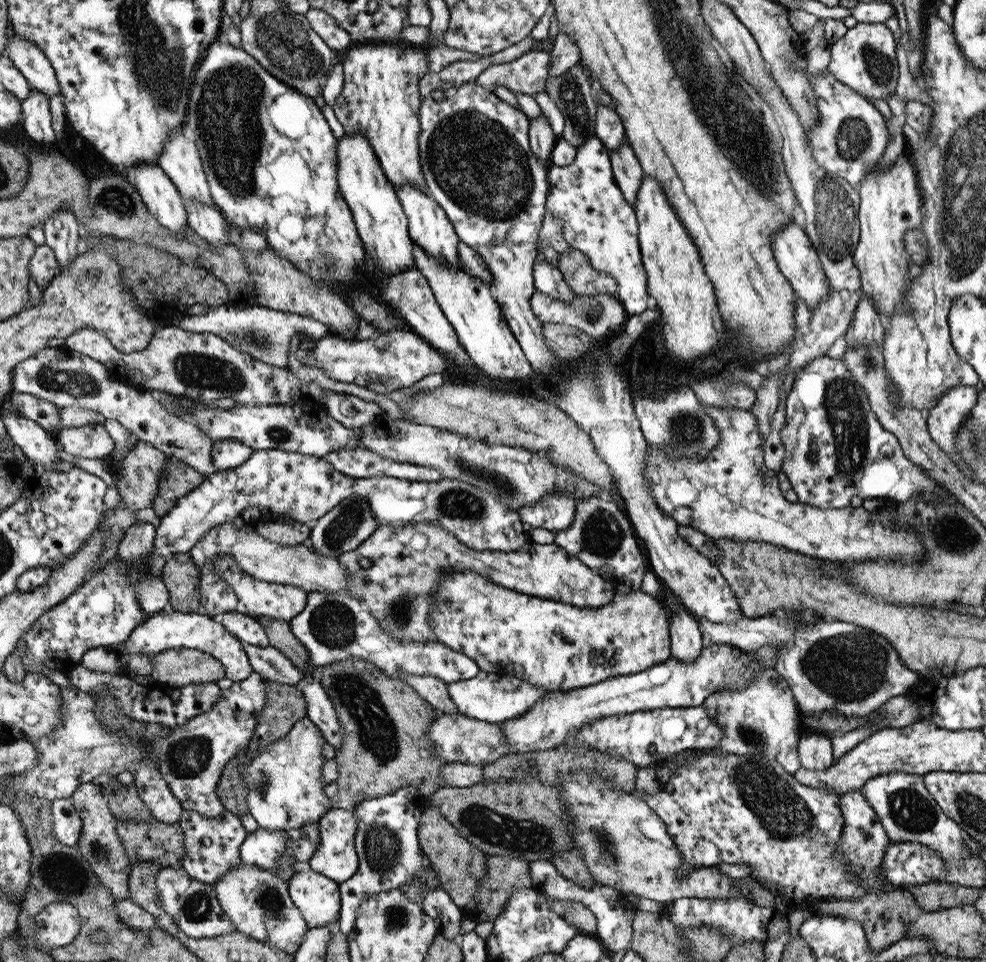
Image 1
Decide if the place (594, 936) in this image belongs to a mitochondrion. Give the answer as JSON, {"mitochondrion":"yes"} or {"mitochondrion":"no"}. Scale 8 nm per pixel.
{"mitochondrion":"no"}

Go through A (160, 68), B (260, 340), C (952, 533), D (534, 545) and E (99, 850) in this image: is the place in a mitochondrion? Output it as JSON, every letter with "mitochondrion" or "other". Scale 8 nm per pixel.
{"A":"mitochondrion","B":"mitochondrion","C":"mitochondrion","D":"other","E":"mitochondrion"}

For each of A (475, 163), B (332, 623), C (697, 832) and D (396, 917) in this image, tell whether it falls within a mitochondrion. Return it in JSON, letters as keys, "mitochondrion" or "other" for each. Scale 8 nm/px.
{"A":"mitochondrion","B":"mitochondrion","C":"other","D":"mitochondrion"}

